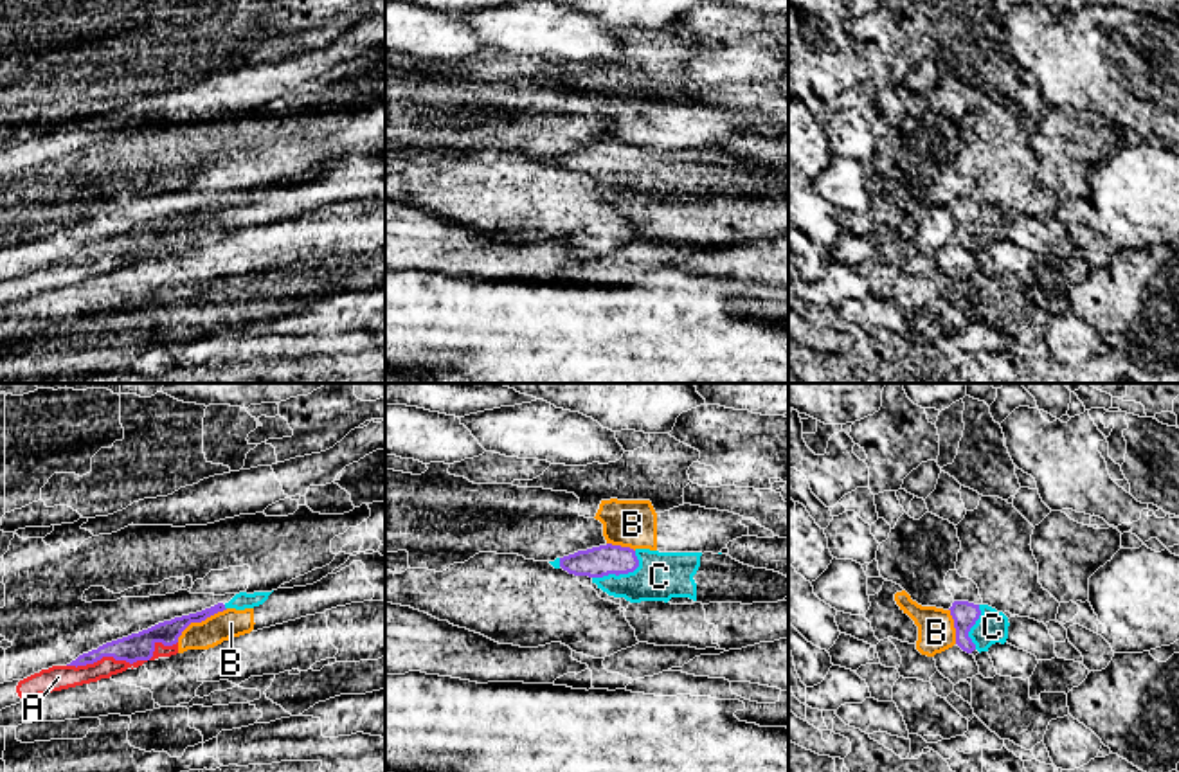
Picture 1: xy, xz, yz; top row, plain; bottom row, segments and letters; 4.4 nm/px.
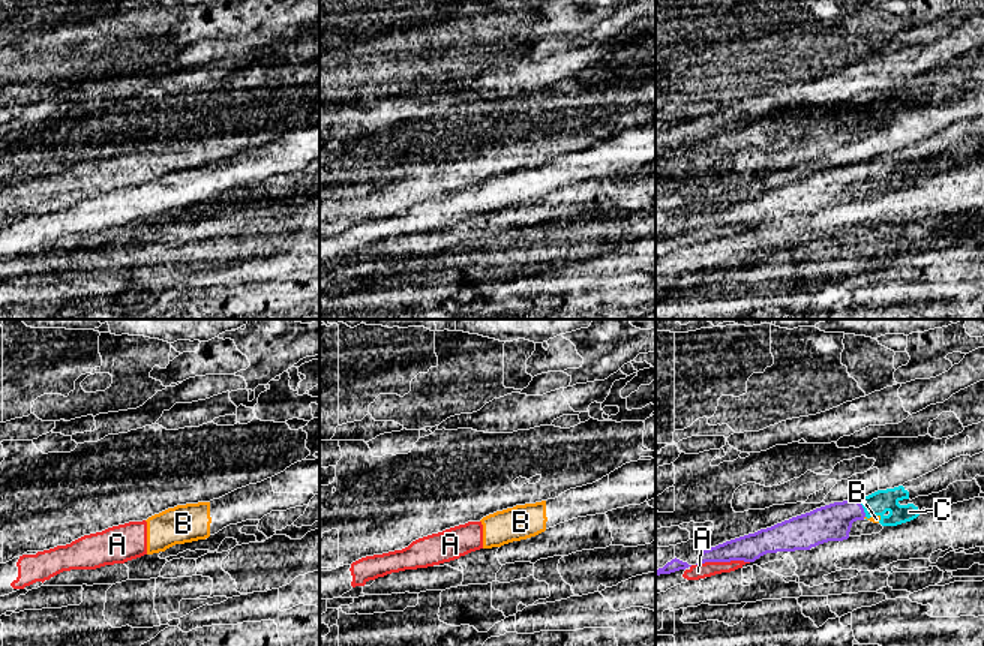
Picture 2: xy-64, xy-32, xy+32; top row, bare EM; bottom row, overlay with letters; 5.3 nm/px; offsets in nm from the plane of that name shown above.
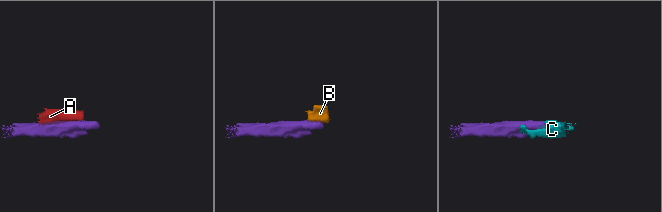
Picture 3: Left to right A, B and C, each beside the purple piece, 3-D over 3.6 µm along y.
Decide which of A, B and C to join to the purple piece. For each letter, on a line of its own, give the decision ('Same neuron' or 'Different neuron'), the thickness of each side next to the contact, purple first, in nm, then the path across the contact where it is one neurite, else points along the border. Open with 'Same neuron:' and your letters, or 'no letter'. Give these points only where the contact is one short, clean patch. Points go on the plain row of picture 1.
Same neuron: C
A: Different neuron. Thickness 130 nm (purple) against 90 nm
B: Different neuron. Thickness 110 nm (purple) against 130 nm. Boundary: xy (227, 206), (193, 218), (177, 238)
C: Same neuron. Thickness 140 nm (purple) against 220 nm

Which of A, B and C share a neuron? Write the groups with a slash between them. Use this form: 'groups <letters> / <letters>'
groups A B / C

